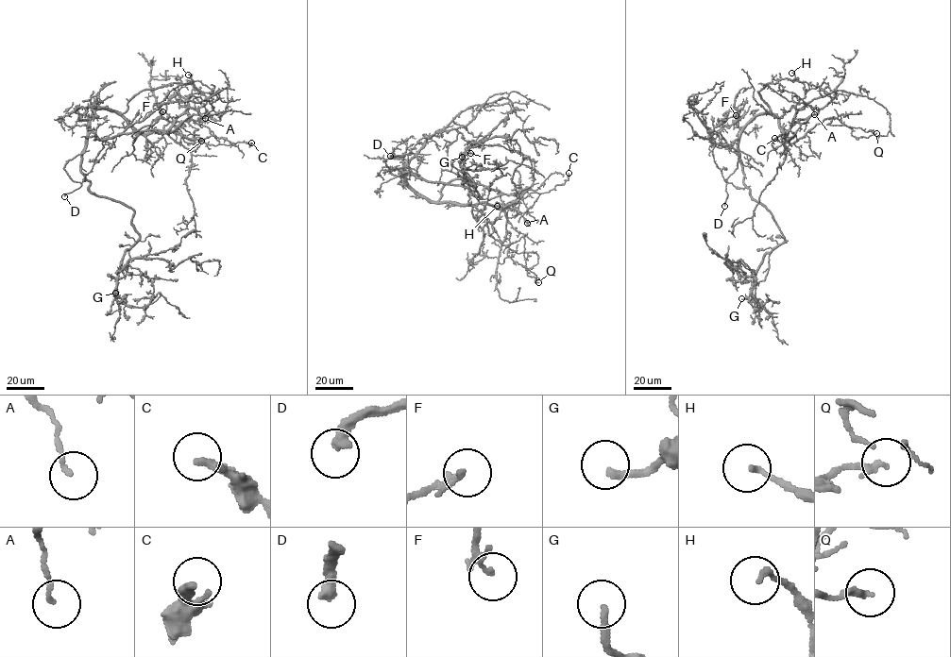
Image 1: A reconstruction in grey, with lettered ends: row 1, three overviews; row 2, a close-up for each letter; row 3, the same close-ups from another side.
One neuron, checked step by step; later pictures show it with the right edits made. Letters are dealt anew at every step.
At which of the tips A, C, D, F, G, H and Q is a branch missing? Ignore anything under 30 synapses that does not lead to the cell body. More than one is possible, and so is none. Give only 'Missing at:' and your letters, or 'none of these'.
Missing at: D, G

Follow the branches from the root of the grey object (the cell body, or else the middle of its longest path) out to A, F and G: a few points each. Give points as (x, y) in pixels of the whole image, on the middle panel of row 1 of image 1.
A: (403, 173), (416, 194), (432, 200), (487, 203), (502, 209), (507, 217), (520, 214), (527, 223)
F: (403, 173), (403, 167), (423, 143), (440, 131), (455, 129), (460, 132), (470, 153)
G: (403, 173), (410, 172), (427, 181), (465, 186), (470, 193), (481, 198), (466, 177), (462, 157)

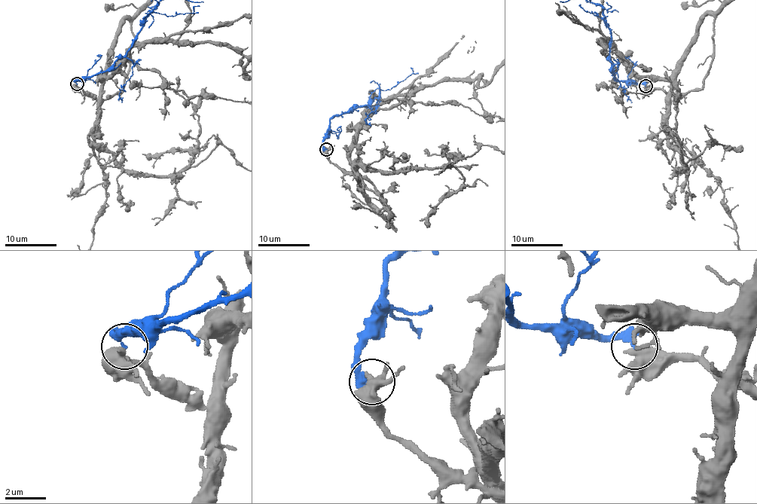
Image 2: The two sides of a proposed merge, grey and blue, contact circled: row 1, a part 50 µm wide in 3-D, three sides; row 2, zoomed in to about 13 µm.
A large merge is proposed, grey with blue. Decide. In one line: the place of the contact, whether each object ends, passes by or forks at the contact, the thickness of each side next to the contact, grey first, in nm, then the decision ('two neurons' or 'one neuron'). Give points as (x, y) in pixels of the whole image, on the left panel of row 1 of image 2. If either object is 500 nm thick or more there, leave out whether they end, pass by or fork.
place (77, 84); calibres 600 and 280 nm; two neurons

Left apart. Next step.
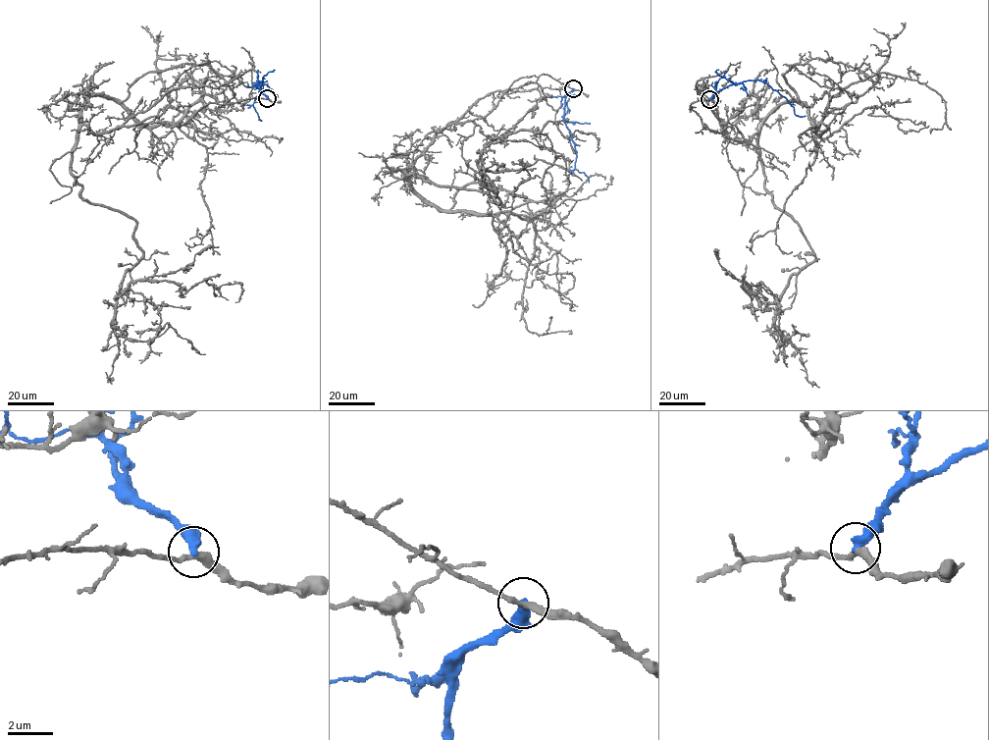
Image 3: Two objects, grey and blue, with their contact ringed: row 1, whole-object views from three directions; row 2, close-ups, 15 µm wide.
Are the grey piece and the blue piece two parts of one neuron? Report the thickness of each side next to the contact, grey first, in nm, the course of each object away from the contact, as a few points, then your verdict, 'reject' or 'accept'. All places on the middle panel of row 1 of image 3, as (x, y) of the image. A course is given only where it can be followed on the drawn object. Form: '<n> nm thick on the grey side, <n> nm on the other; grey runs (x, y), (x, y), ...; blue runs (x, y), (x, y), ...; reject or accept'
280 nm thick on the grey side, 460 nm on the other; grey runs (573, 88), (519, 78), (406, 172), (503, 206), (478, 166), (486, 143), (549, 121), (593, 133), (596, 151); blue runs (573, 88), (565, 96), (564, 120), (577, 153), (575, 168), (584, 172), (589, 182); reject

